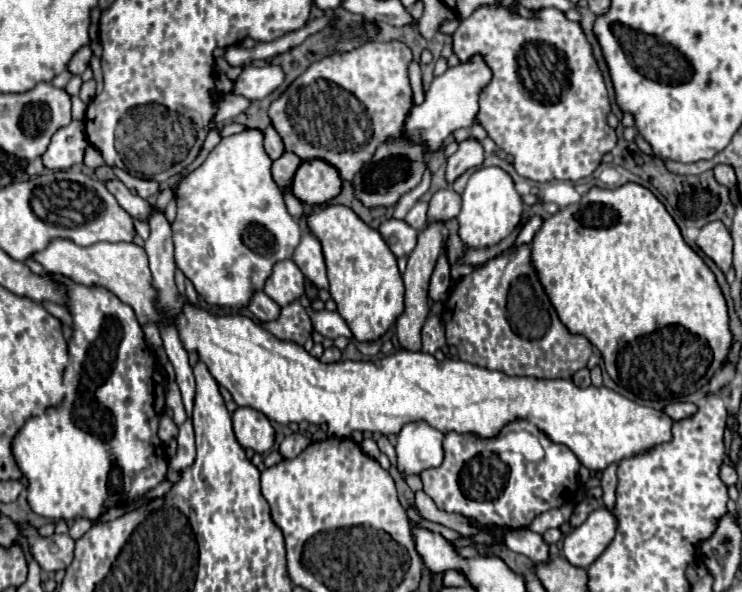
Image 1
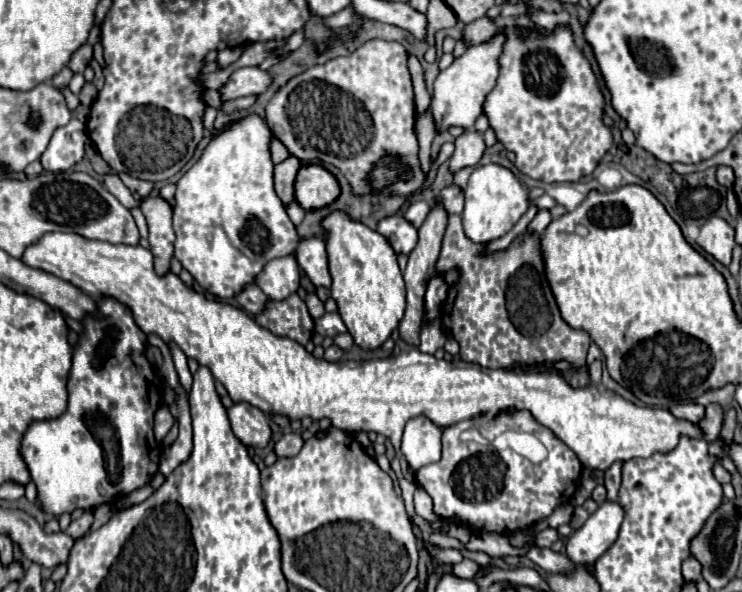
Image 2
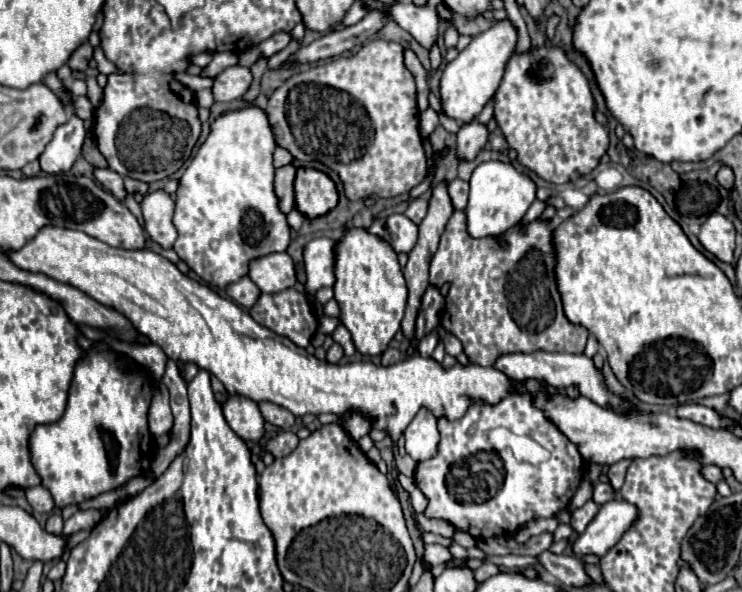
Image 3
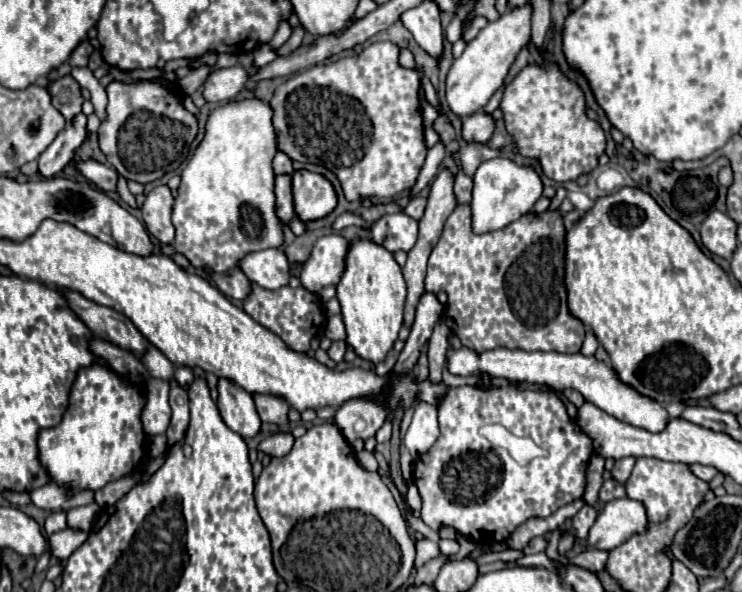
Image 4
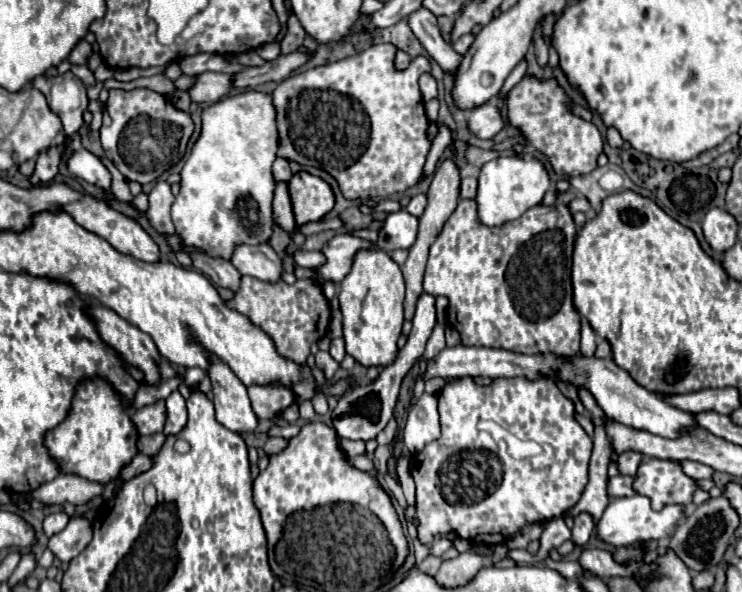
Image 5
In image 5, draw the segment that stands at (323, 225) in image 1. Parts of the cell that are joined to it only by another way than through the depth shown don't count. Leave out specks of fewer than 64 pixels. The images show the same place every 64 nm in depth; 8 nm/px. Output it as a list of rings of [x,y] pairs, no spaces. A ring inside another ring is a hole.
[[[358,250],[352,262],[350,272],[340,282],[340,310],[344,314],[344,340],[346,340],[346,352],[354,356],[362,366],[388,366],[394,362],[398,354],[398,338],[402,332],[402,302],[404,302],[404,278],[400,272],[400,266],[384,252],[384,250]]]

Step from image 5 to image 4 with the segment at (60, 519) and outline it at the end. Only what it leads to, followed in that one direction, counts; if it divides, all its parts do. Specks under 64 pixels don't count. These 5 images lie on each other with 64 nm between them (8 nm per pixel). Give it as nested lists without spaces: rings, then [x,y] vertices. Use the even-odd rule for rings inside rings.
[[[52,512],[48,518],[46,518],[46,524],[44,524],[44,530],[46,534],[54,534],[54,532],[60,532],[66,528],[66,514],[64,512]]]

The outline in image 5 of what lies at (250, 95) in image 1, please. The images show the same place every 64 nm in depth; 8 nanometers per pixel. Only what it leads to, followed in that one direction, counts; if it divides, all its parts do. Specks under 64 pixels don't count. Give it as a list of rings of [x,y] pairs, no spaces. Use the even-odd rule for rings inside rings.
[[[204,72],[198,76],[194,88],[190,90],[192,102],[200,104],[214,104],[230,94],[232,80],[236,74],[224,74],[224,72]]]

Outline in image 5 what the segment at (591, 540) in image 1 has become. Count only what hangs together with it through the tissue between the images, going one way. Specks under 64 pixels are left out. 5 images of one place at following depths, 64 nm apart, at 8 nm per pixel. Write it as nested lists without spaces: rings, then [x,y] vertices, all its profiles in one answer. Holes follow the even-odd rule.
[[[630,496],[630,498],[616,498],[610,500],[602,518],[596,524],[596,538],[610,544],[610,546],[632,546],[636,542],[650,542],[670,538],[676,530],[676,524],[684,518],[682,506],[672,504],[666,506],[662,512],[654,512],[650,500],[646,496]]]

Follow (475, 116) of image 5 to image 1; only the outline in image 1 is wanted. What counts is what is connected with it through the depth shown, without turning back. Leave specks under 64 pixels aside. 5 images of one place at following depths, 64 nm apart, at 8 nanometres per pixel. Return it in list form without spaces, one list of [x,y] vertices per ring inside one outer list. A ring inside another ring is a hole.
[[[470,138],[470,140],[460,142],[458,152],[454,152],[448,158],[448,164],[446,164],[446,180],[448,180],[448,184],[452,186],[454,180],[460,174],[464,174],[470,168],[482,166],[482,162],[484,162],[484,150],[482,150],[482,144],[478,140]]]

